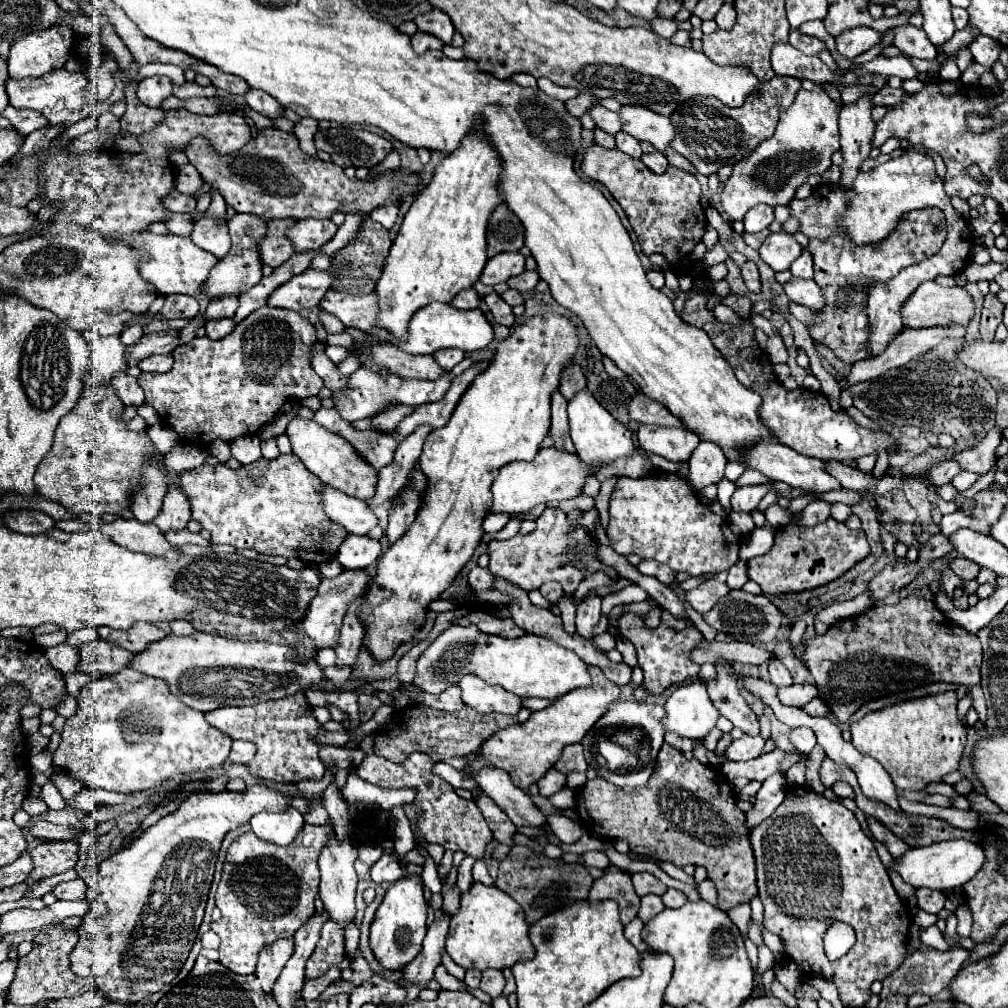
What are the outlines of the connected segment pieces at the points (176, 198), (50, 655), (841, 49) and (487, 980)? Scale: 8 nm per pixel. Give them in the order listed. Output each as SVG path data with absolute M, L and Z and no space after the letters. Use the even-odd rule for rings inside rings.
M175 190L162 202L165 208L177 213L192 213L196 208L196 200L186 194L182 194Z
M57 644L53 648L45 648L45 656L49 664L59 672L77 672L79 664L79 650L71 648L69 644Z
M859 26L859 28L851 28L843 34L839 34L835 40L837 40L837 52L841 56L857 58L859 54L863 54L863 52L871 50L873 46L877 46L881 42L881 34L873 28Z
M487 970L487 972L483 972L479 988L483 992L487 992L491 998L497 998L497 996L501 996L501 992L505 988L505 978L499 970Z

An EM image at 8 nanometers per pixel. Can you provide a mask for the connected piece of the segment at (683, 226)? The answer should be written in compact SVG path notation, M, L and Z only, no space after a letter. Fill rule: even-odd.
M593 146L585 152L581 170L587 178L601 182L611 192L611 196L621 204L645 256L659 252L667 258L667 262L677 274L689 274L693 280L707 278L705 272L699 272L701 264L693 264L687 260L695 244L703 238L707 224L703 206L699 202L699 180L691 172L669 166L665 174L657 176L649 172L649 168L641 160L623 156L623 152L619 150L605 150L599 146ZM683 258L685 262L681 262Z

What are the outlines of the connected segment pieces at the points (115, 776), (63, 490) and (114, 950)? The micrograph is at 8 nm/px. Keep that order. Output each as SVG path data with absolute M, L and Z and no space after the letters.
M123 668L117 674L103 676L85 684L77 696L77 712L67 718L61 732L63 740L55 750L53 764L61 770L77 776L91 788L103 788L109 792L137 792L161 786L163 780L173 774L205 772L209 768L219 768L229 756L233 740L213 728L203 712L183 706L177 696L167 692L167 684L151 676L143 676L133 668Z
M83 384L83 394L81 394L79 402L75 404L75 408L69 414L65 414L59 420L51 452L37 466L37 472L35 472L37 492L53 502L59 502L65 510L69 510L73 514L83 514L83 512L121 514L121 512L129 510L133 490L141 478L143 458L147 454L155 454L157 458L163 460L163 456L155 450L147 432L129 432L125 428L125 422L121 420L123 410L125 410L125 406L115 396L115 392L111 392L111 384L101 390L89 388L87 384Z
M255 784L255 786L249 786L245 788L243 792L229 792L229 790L223 790L219 794L191 794L183 804L181 808L175 812L175 814L169 814L165 818L161 818L155 826L147 828L137 840L133 840L125 850L121 852L115 852L111 854L109 858L105 858L97 870L97 880L99 880L99 888L97 888L97 898L91 902L91 910L85 914L83 922L81 922L81 928L79 928L79 942L75 944L75 948L71 950L69 954L69 960L71 960L71 970L77 974L77 976L89 976L93 978L97 990L109 1000L109 1002L119 1002L119 1004L131 1004L131 1002L139 1002L143 1000L143 996L147 992L159 992L163 990L167 984L171 984L171 980L179 974L179 970L183 968L187 956L189 956L189 950L191 946L195 944L197 940L197 932L199 932L199 926L201 926L201 920L203 920L203 910L205 910L205 904L207 904L207 894L209 894L209 886L213 882L213 872L215 872L215 860L217 860L217 852L221 848L221 842L225 838L225 834L229 830L235 830L237 826L243 826L247 824L257 812L287 812L291 808L291 800L289 800L289 794L283 794L275 788L269 788L269 786L263 786L263 784Z

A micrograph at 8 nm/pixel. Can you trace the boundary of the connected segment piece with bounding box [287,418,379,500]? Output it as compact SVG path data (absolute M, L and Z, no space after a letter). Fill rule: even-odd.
M293 418L289 422L287 436L291 440L293 452L301 458L301 462L307 466L309 472L321 478L323 484L337 488L343 494L359 500L371 500L375 496L379 472L371 468L371 464L361 460L355 448L347 440L343 440L341 436L335 436L333 432L327 432L325 428L319 428L319 424L315 424L313 420L301 420L301 418Z

